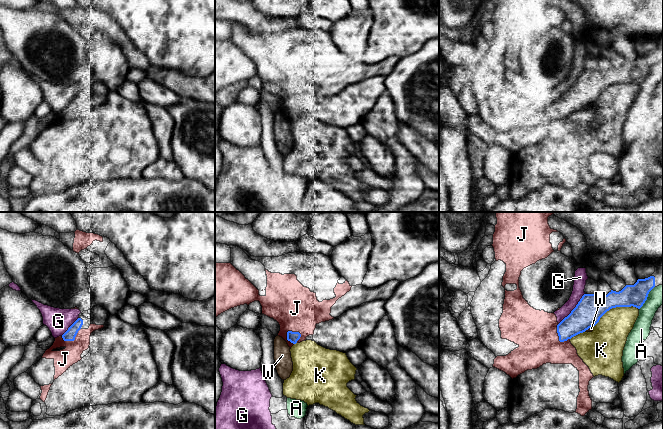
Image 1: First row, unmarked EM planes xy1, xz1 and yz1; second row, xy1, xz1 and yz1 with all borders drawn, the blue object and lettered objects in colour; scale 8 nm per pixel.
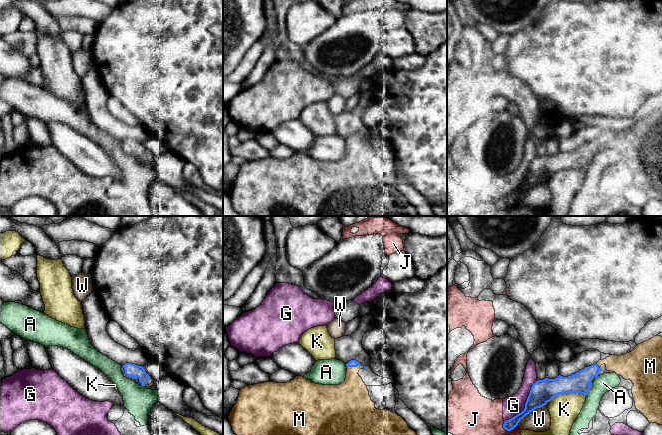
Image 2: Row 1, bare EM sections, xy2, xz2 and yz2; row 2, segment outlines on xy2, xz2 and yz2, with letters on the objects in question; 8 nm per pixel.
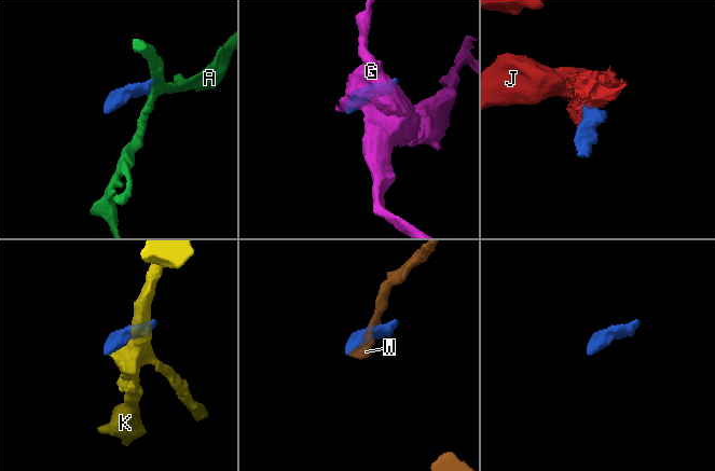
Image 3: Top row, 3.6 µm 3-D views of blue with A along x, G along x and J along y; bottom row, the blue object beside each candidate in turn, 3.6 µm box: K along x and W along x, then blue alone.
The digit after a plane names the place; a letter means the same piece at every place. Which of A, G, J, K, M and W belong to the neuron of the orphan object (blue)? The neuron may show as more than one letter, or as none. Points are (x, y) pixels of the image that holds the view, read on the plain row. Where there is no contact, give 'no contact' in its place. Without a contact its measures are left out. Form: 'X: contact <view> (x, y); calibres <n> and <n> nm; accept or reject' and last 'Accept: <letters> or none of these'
A: contact yz1 (646, 74); calibres 180 and 160 nm; reject
G: contact yz2 (525, 180); calibres 190 and 160 nm; reject
J: contact xz1 (290, 107); calibres 90 and 360 nm; reject
K: contact yz1 (614, 83); calibres 220 and 280 nm; reject
M: contact xz2 (355, 142); calibres 60 and 280 nm; accept
W: contact yz2 (532, 186); calibres 190 and 190 nm; reject
Accept: M

